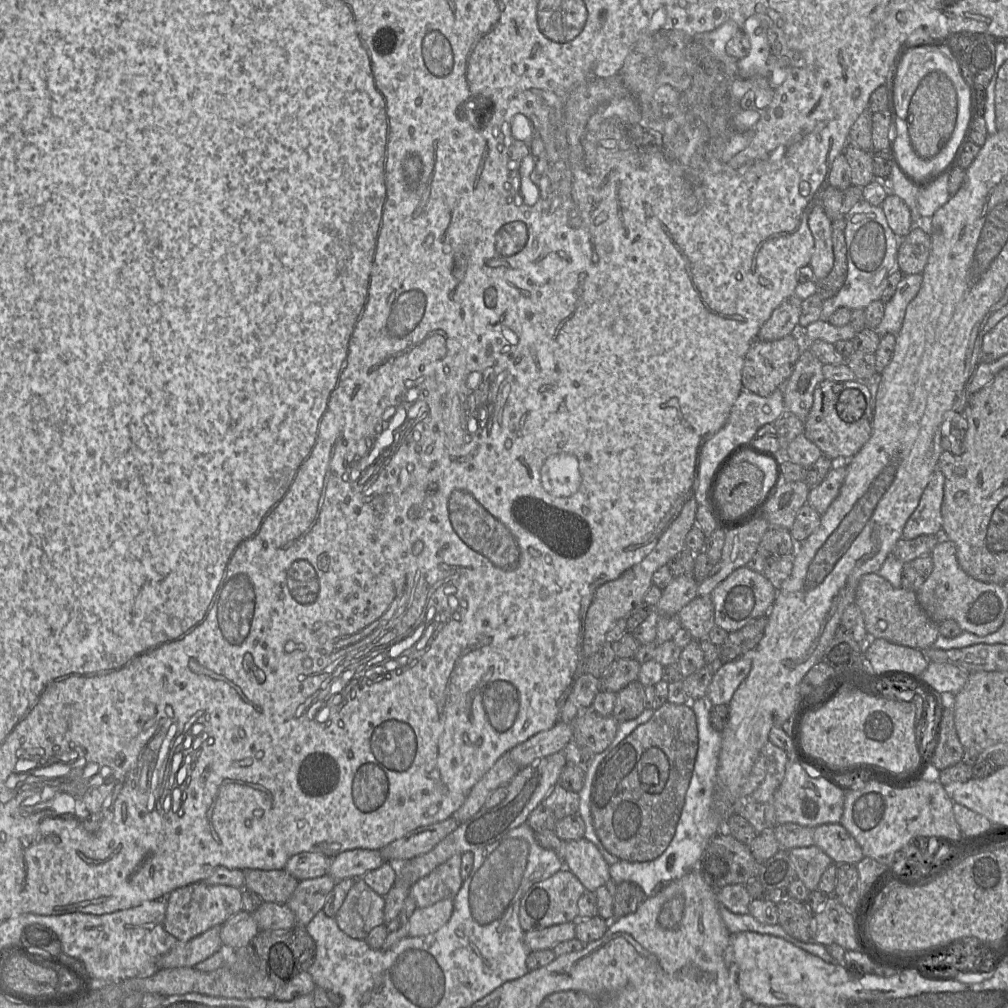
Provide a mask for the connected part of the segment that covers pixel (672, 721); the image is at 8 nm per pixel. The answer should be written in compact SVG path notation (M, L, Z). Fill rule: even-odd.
M666 702L654 710L648 722L639 725L599 764L591 787L590 812L595 833L602 846L611 855L631 862L646 862L659 857L672 841L676 826L685 804L698 750L697 720L690 702L674 704ZM649 748L659 748L668 758L669 777L664 789L658 794L645 791L640 782L640 759Z

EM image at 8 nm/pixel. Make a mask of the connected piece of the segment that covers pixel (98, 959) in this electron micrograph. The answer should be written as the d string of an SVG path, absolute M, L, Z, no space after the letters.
M155 899L141 903L140 905L118 910L111 913L95 915L83 912L71 912L59 915L35 914L19 921L19 927L27 927L31 924L40 924L54 931L60 941L62 952L83 962L86 971L96 984L119 982L130 977L144 977L157 969L157 960L177 945L178 940L168 933L164 927L166 913L166 900Z

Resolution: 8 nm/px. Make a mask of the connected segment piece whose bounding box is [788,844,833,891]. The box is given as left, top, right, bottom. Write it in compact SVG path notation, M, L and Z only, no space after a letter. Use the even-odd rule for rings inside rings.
M815 844L788 851L796 877L810 890L817 890L821 876L833 863L832 859Z

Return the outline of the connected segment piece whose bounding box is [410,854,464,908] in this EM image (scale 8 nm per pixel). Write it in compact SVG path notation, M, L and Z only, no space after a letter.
M455 854L416 882L410 892L417 905L425 908L445 899L455 899L464 880L461 877L462 854Z

